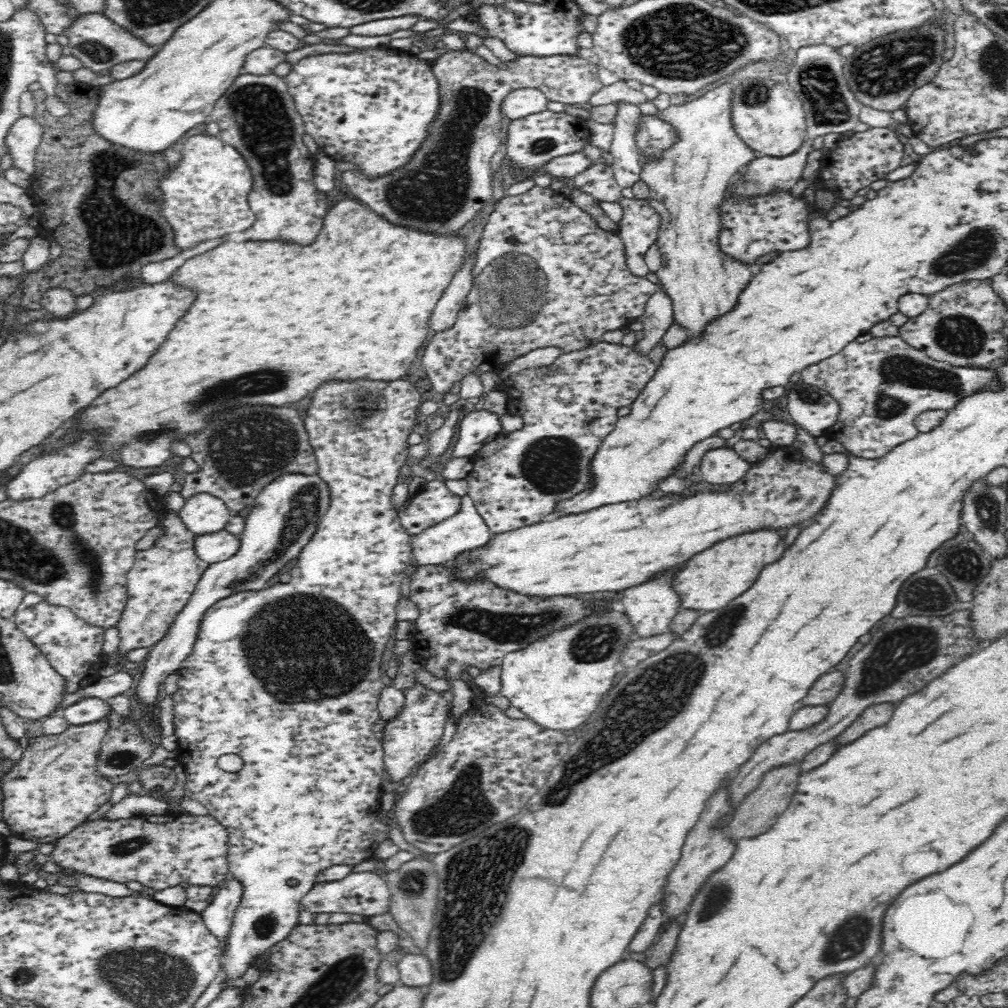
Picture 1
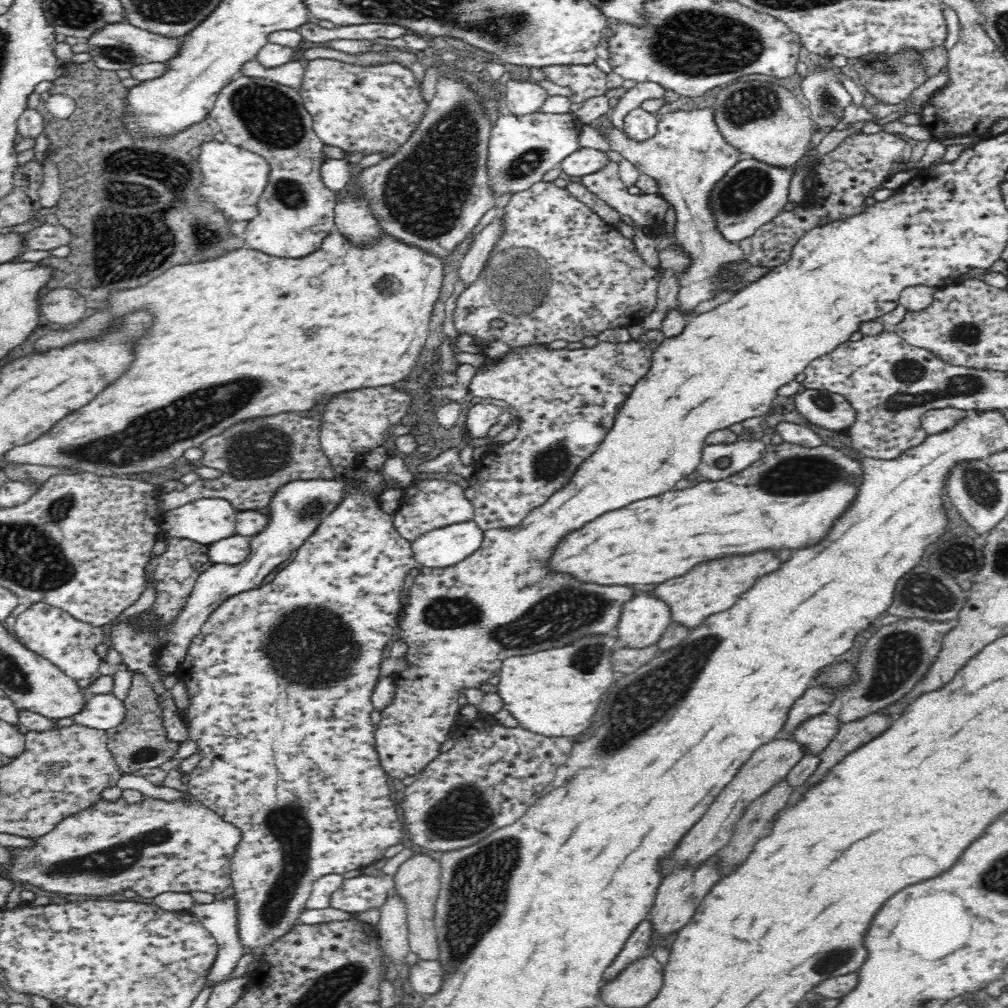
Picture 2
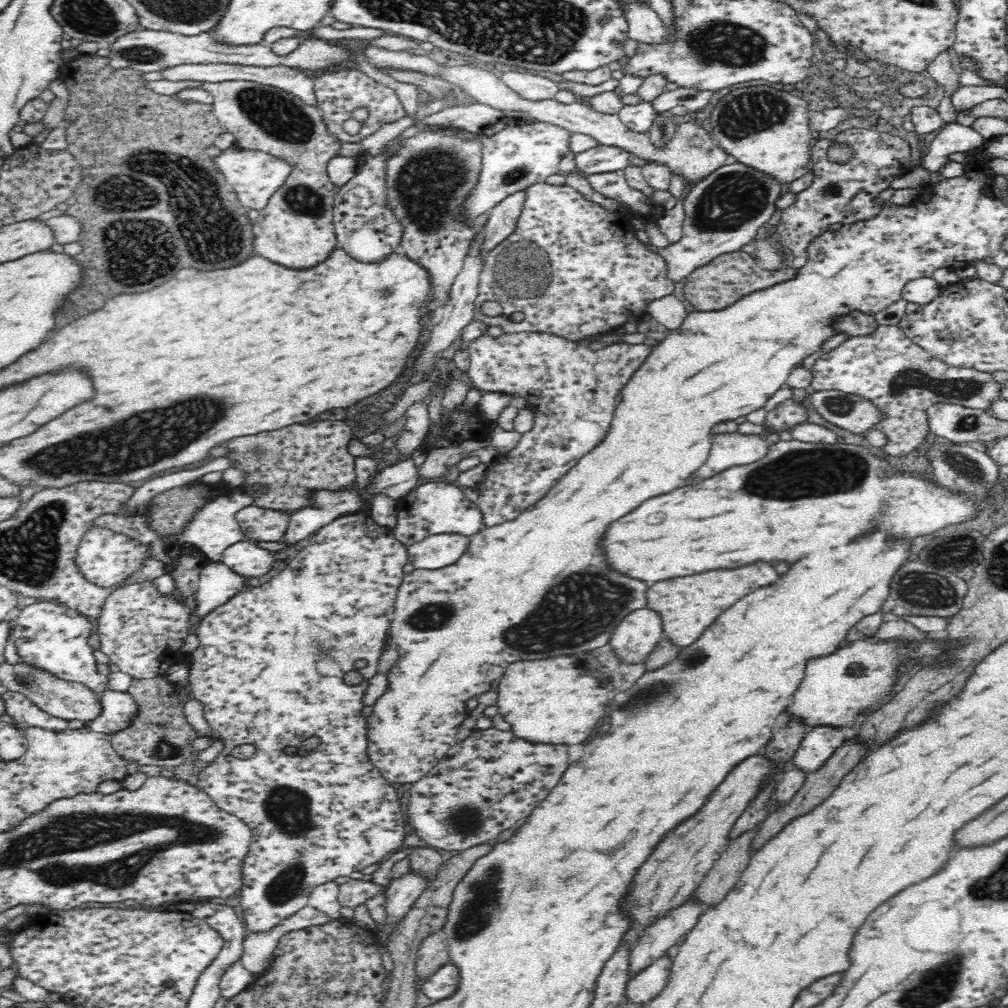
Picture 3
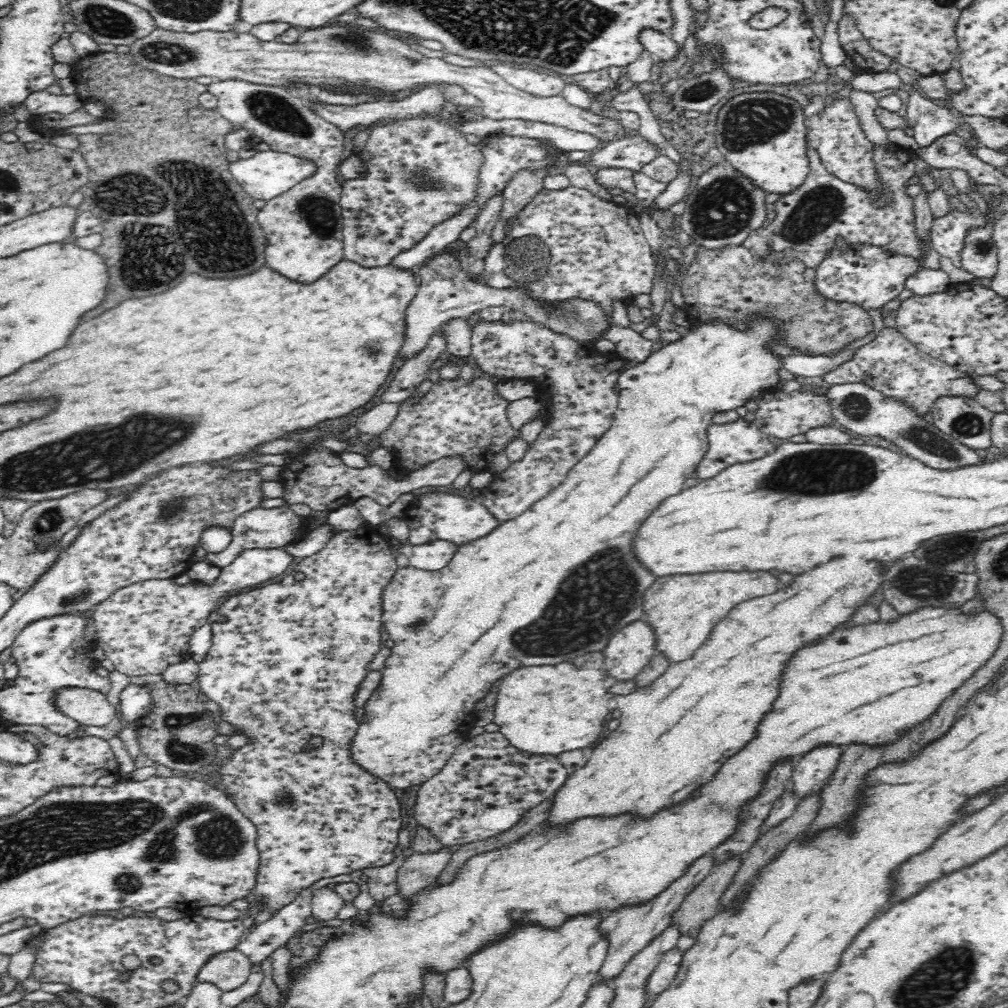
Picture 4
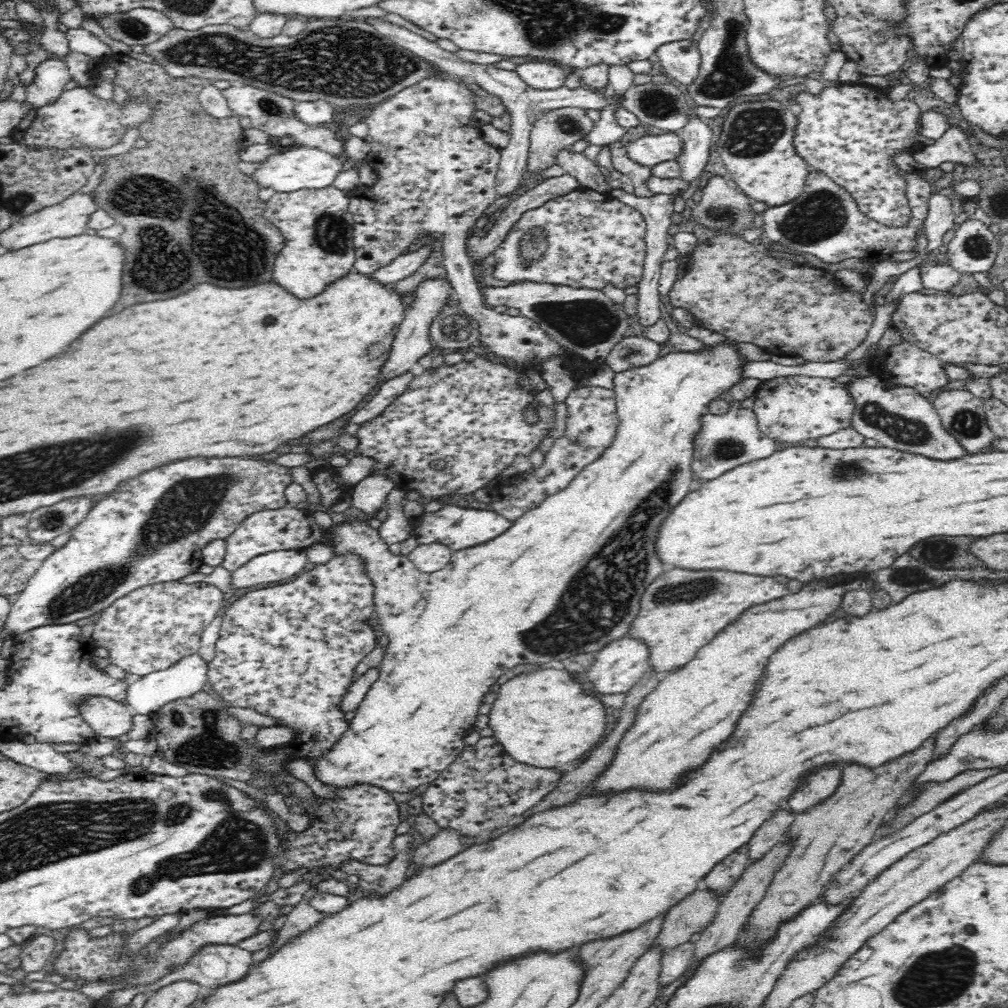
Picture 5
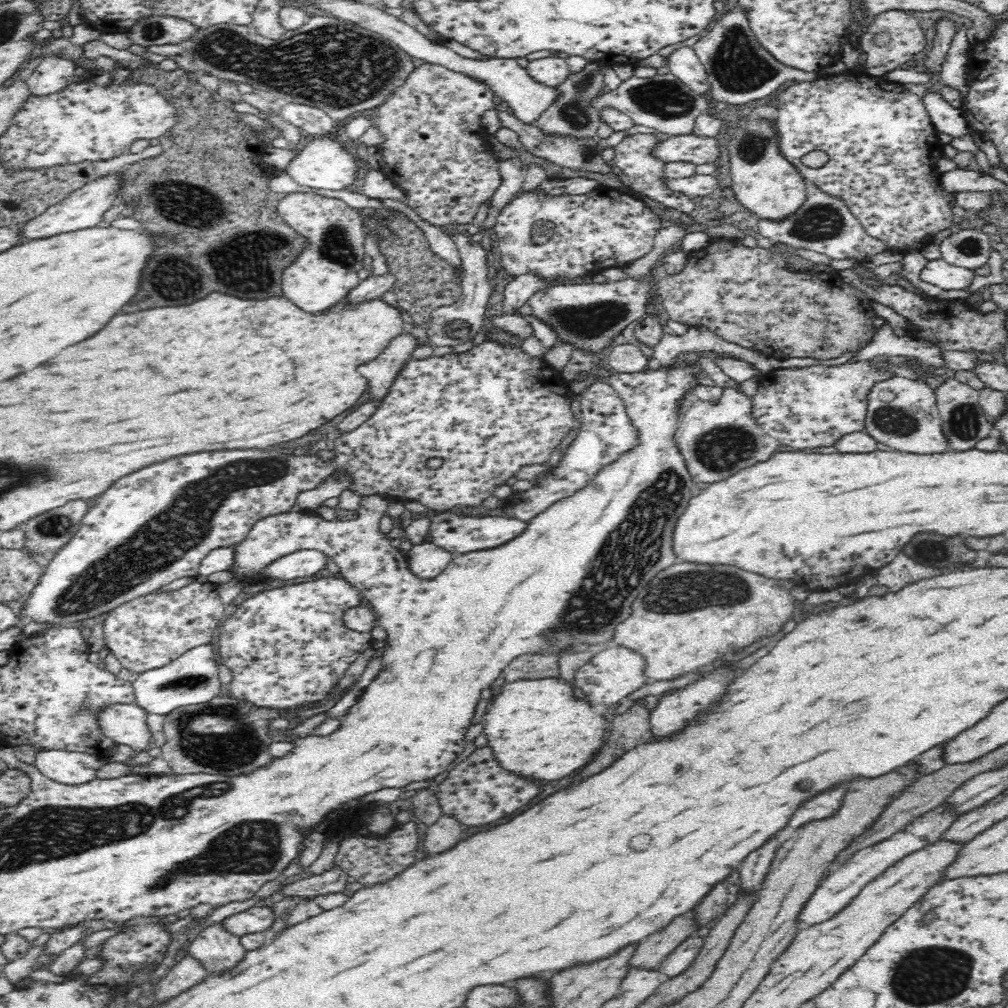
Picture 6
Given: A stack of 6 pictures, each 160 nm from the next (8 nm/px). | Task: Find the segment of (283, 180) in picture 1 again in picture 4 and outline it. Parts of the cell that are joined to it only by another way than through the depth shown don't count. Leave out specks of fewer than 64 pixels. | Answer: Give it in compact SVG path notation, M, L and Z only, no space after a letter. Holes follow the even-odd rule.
M214 80L206 88L218 99L216 112L236 128L252 131L254 143L264 142L270 145L270 150L300 155L318 163L318 172L312 178L267 200L257 214L268 237L268 268L298 285L314 285L332 266L345 259L340 206L342 185L336 178L338 166L351 151L349 136L316 114L294 90L242 80Z

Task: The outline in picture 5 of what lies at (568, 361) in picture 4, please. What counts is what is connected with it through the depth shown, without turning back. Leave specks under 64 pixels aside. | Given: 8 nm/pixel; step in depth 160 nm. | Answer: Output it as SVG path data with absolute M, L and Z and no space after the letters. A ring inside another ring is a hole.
M432 71L412 86L394 94L386 102L378 103L366 110L362 120L368 125L369 133L365 141L370 151L364 159L378 175L374 186L358 185L353 191L346 192L349 196L350 213L354 217L354 248L356 262L354 272L369 276L390 264L402 255L406 246L413 238L422 237L432 232L440 232L444 246L443 266L447 279L452 287L455 304L470 318L478 321L477 338L490 353L502 358L514 359L520 370L528 369L526 362L532 358L545 361L550 355L566 356L571 354L566 348L548 341L548 335L533 320L524 315L509 316L492 310L482 300L480 290L474 276L474 266L466 253L468 230L474 228L476 220L486 212L486 208L499 198L496 190L496 174L501 161L500 149L493 147L482 138L482 124L478 120L476 93L470 82L447 76L439 71ZM578 385L570 392L564 403L567 406L568 414L563 436L554 440L552 448L545 455L542 466L532 470L532 472L524 471L522 478L518 478L516 482L506 480L498 488L498 492L492 492L491 502L494 512L511 521L518 520L529 510L538 508L549 496L568 488L570 482L586 466L596 462L616 440L620 419L618 419L615 392L613 390L593 385Z

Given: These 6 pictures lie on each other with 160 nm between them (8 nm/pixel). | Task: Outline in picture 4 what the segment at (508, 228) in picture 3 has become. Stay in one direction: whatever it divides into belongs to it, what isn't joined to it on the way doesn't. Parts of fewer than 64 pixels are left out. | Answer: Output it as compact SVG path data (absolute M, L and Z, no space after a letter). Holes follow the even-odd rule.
M548 138L539 139L539 144L545 152L545 163L543 167L537 169L521 168L517 170L507 182L504 193L504 204L502 204L502 212L498 216L491 232L491 240L499 243L508 230L505 230L505 222L512 217L518 216L518 212L522 210L532 199L543 189L543 180L550 173L555 171L554 159L560 153L556 143Z

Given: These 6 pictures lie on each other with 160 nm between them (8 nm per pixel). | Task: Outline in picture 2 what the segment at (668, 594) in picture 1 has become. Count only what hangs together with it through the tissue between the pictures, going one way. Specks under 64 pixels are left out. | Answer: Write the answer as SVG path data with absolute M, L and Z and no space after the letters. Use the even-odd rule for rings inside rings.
M638 592L622 609L617 640L625 648L648 648L657 644L670 624L671 612L665 603L651 593Z

